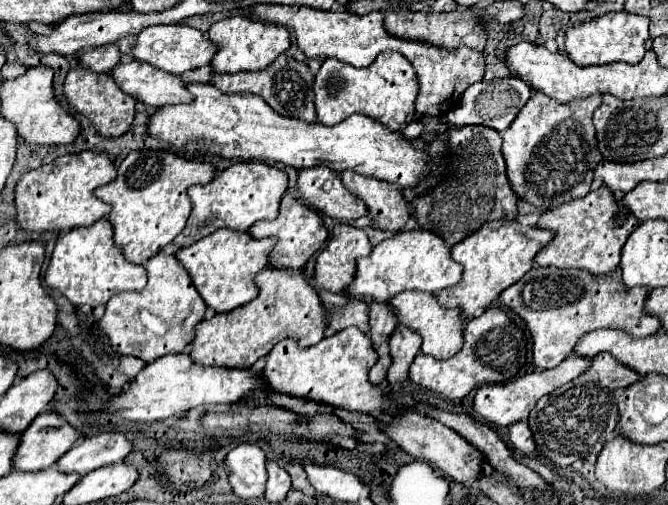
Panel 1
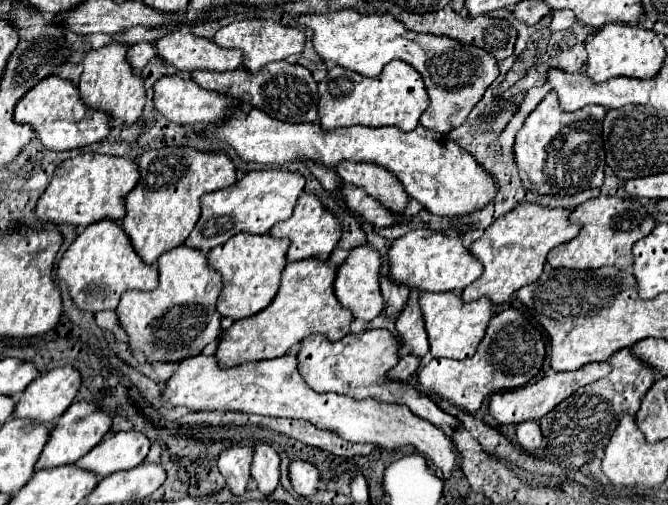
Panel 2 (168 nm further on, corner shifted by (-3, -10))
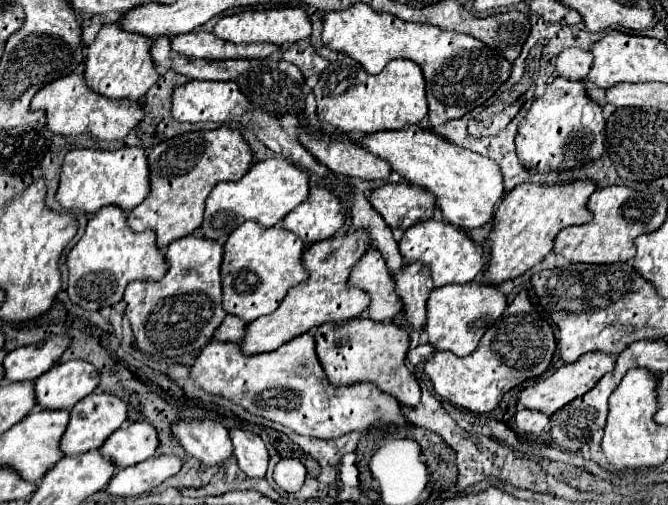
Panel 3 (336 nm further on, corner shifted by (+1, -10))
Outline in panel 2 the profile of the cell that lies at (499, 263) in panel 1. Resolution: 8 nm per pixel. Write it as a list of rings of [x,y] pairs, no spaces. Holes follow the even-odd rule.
[[[520,202],[510,212],[496,218],[494,224],[490,224],[470,246],[470,252],[484,264],[484,274],[462,292],[462,300],[472,302],[486,296],[494,304],[504,304],[516,290],[540,278],[548,252],[572,240],[580,232],[580,224],[570,222],[570,212],[572,210],[568,208],[548,208],[532,202]]]

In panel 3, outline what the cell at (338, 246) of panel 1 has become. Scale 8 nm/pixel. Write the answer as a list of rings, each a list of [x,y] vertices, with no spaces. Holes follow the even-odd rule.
[[[374,248],[366,250],[366,254],[356,262],[348,286],[356,286],[370,296],[370,320],[380,322],[386,318],[394,318],[402,310],[402,304],[394,292],[394,282],[386,270],[386,262]]]

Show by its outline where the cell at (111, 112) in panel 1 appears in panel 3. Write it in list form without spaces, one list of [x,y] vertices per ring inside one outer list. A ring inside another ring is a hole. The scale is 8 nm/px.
[[[104,24],[102,30],[98,32],[96,40],[88,46],[88,54],[84,60],[86,86],[112,100],[140,102],[146,96],[146,92],[150,90],[150,86],[160,78],[152,64],[152,58],[150,58],[150,46],[152,46],[152,38],[124,32],[116,24]]]

